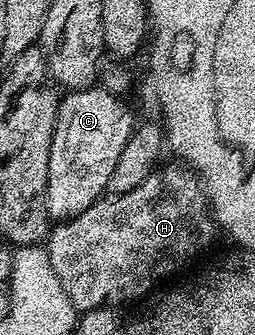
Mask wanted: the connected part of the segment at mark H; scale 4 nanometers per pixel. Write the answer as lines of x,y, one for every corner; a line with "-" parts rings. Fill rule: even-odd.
182,165
174,166
178,167
159,166
144,181
140,181
140,185
136,185
136,189
132,189
123,195
111,194
109,197
103,197
99,199
98,202
92,204
88,209
84,209
84,213
80,213
75,219
67,219
59,222
57,226
51,230
50,238
47,239
44,244
46,252
52,261
52,269
56,273
56,277
60,277
60,285
64,285
64,293
68,293
72,305
79,312
95,311
97,307
107,305
126,305
129,304
126,303
129,299
138,299
141,295
148,294
149,291
153,289
154,283
172,274
188,259
196,256
209,243
214,225
208,212
207,196
202,189
198,177
194,175
189,168

